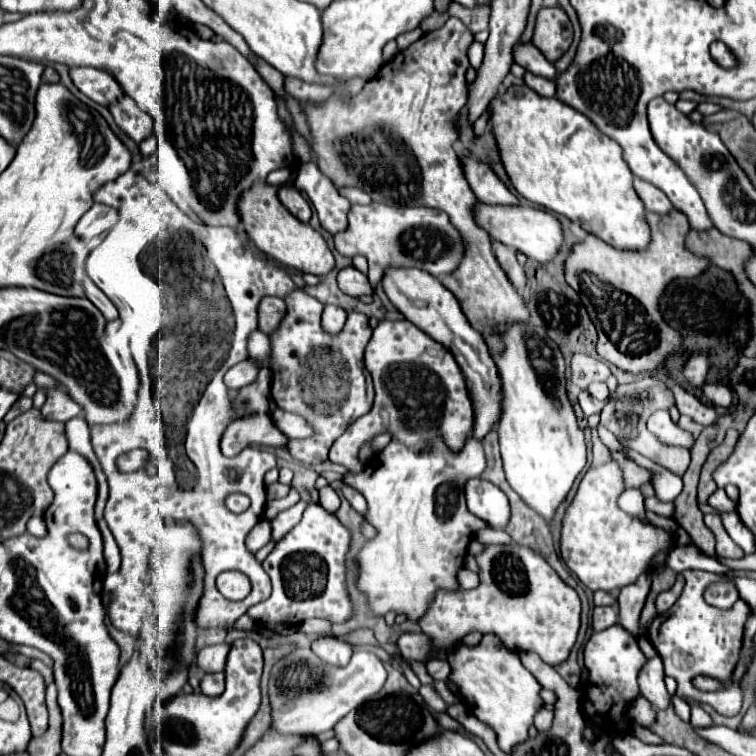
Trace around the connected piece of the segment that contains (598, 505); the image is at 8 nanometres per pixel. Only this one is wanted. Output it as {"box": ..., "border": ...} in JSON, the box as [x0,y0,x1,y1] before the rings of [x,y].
{"box":[560,462,672,594],"border":[[[608,462],[598,468],[590,468],[582,478],[578,492],[568,506],[562,520],[560,552],[566,566],[576,572],[580,582],[592,592],[606,590],[617,594],[619,590],[650,570],[650,558],[672,544],[672,536],[662,528],[640,522],[638,518],[622,512],[616,504],[624,490],[620,468]]]}

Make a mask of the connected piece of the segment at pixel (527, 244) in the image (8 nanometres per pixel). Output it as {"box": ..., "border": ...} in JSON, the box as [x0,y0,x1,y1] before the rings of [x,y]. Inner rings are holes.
{"box":[474,202,564,262],"border":[[[478,202],[474,208],[474,218],[476,218],[476,224],[480,228],[484,228],[492,240],[502,242],[504,246],[510,246],[514,250],[520,250],[522,254],[526,254],[528,258],[534,258],[538,262],[548,262],[564,240],[560,222],[550,212],[540,210],[536,206],[528,206],[528,204],[490,206],[490,204]]]}

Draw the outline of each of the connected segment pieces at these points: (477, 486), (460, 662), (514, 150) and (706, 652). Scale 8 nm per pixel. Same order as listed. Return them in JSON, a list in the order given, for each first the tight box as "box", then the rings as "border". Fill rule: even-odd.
[{"box":[464,478,510,528],"border":[[[472,478],[464,486],[464,496],[466,496],[468,510],[474,516],[484,518],[486,522],[490,522],[492,528],[506,526],[510,506],[508,506],[506,494],[500,492],[498,486],[482,478]]]},{"box":[448,634,542,754],"border":[[[484,634],[478,646],[458,644],[452,654],[448,654],[448,664],[452,668],[450,680],[458,686],[458,692],[468,702],[468,706],[474,706],[470,708],[472,714],[496,732],[502,752],[508,754],[512,746],[528,738],[528,726],[532,726],[534,714],[542,708],[542,688],[522,666],[516,652],[502,646],[496,636]]]},{"box":[488,86,650,250],"border":[[[510,86],[504,94],[494,96],[488,104],[492,134],[500,152],[502,166],[520,196],[544,206],[556,214],[578,222],[586,232],[602,238],[620,250],[642,250],[648,246],[650,230],[646,210],[632,188],[632,172],[622,158],[620,146],[602,134],[584,114],[576,112],[558,98],[544,98],[528,86]]]},{"box":[648,570,754,716],"border":[[[686,570],[682,574],[676,574],[676,582],[670,590],[658,594],[658,598],[656,598],[658,612],[666,612],[676,600],[678,602],[668,610],[668,614],[654,618],[654,622],[648,628],[648,640],[654,644],[654,648],[658,650],[660,658],[664,662],[664,674],[672,676],[678,682],[676,696],[708,704],[722,716],[736,716],[742,708],[742,690],[738,684],[734,684],[730,680],[730,676],[736,666],[740,646],[742,646],[740,654],[746,660],[746,670],[750,668],[754,644],[752,644],[752,640],[746,640],[743,644],[743,627],[751,610],[741,599],[732,606],[732,610],[720,610],[720,608],[704,602],[704,598],[702,598],[704,588],[708,586],[708,582],[720,580],[718,574],[702,572],[702,570]],[[684,578],[686,578],[686,586],[684,586]],[[698,674],[706,674],[706,676],[722,680],[724,690],[718,690],[718,692],[696,690],[692,686],[692,678]]]}]

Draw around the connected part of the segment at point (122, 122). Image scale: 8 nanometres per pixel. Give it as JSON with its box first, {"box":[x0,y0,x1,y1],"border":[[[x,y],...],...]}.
{"box":[108,96,152,144],"border":[[[122,96],[108,106],[116,124],[138,144],[152,134],[152,116],[142,112],[132,98]]]}

